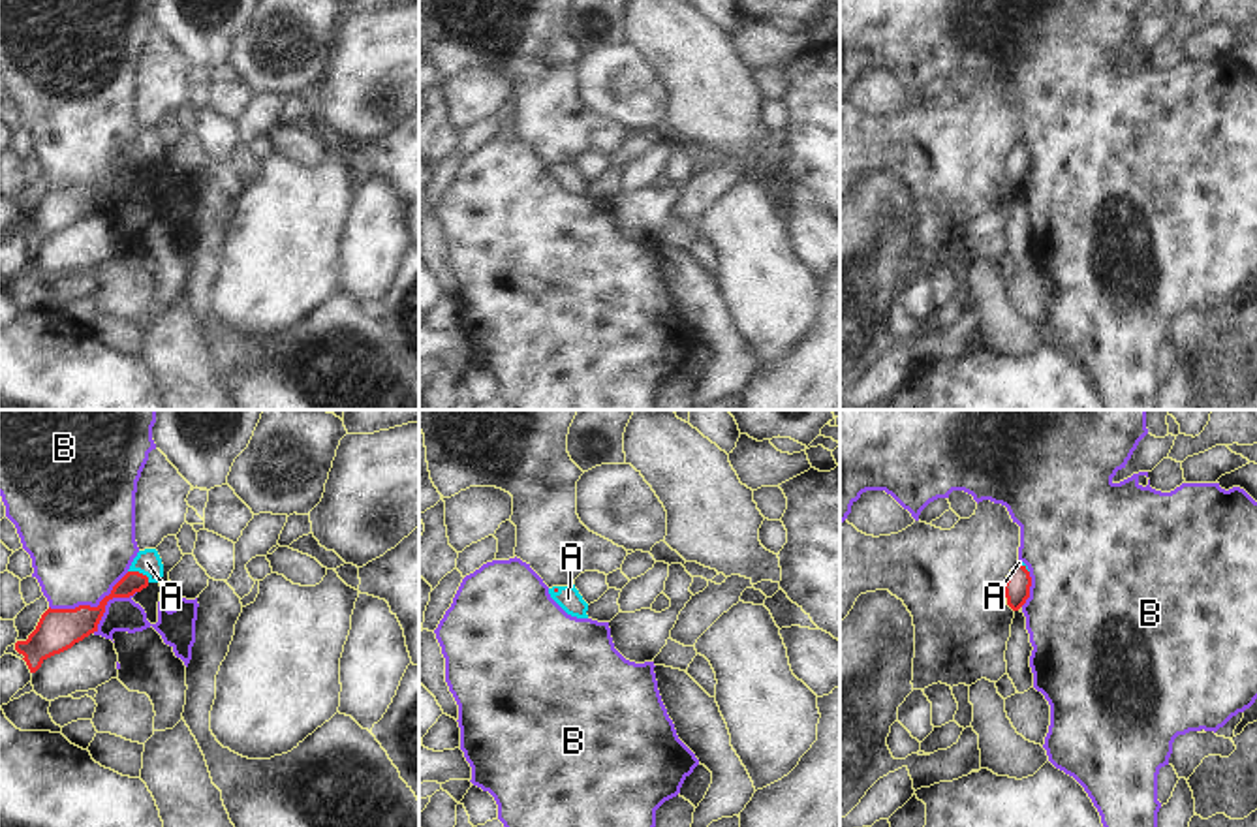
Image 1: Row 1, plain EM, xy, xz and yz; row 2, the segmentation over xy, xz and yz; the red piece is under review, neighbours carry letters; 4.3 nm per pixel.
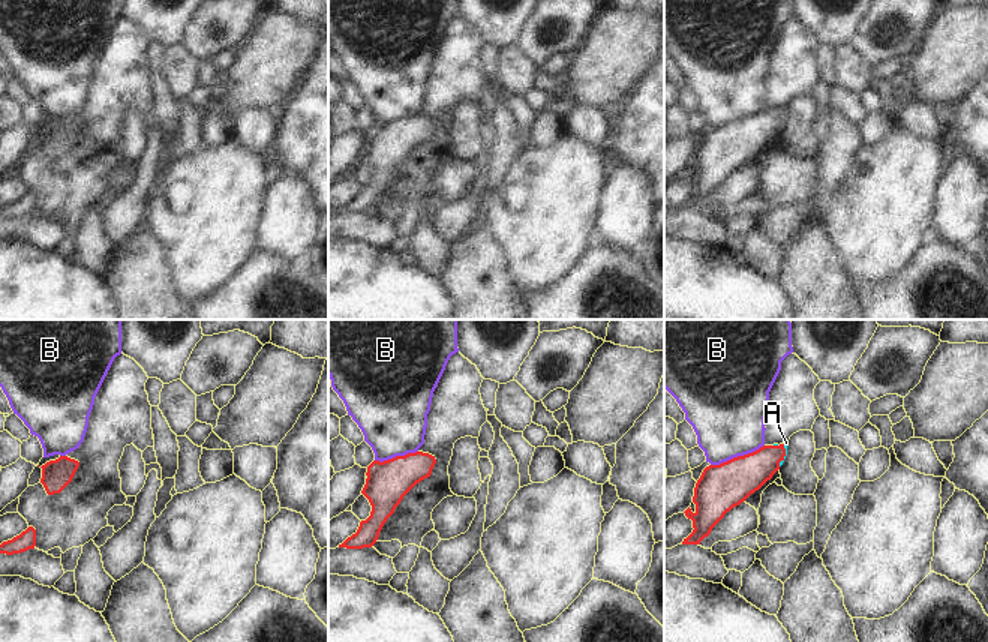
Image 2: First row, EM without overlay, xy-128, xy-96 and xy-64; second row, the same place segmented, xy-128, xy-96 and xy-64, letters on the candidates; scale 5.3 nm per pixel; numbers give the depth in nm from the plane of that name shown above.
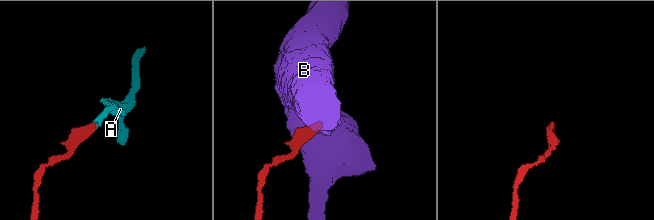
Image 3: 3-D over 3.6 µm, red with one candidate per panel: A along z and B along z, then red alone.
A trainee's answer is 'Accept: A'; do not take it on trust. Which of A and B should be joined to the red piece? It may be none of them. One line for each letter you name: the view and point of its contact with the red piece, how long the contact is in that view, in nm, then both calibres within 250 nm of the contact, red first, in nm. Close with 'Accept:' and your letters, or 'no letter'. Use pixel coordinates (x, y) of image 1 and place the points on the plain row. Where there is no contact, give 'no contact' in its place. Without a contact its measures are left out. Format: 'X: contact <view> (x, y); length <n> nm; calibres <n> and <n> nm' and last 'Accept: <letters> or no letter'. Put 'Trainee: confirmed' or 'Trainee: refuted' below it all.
A: contact xy (138, 151); length 110 nm; calibres 90 and 110 nm
Accept: A
Trainee: confirmed

